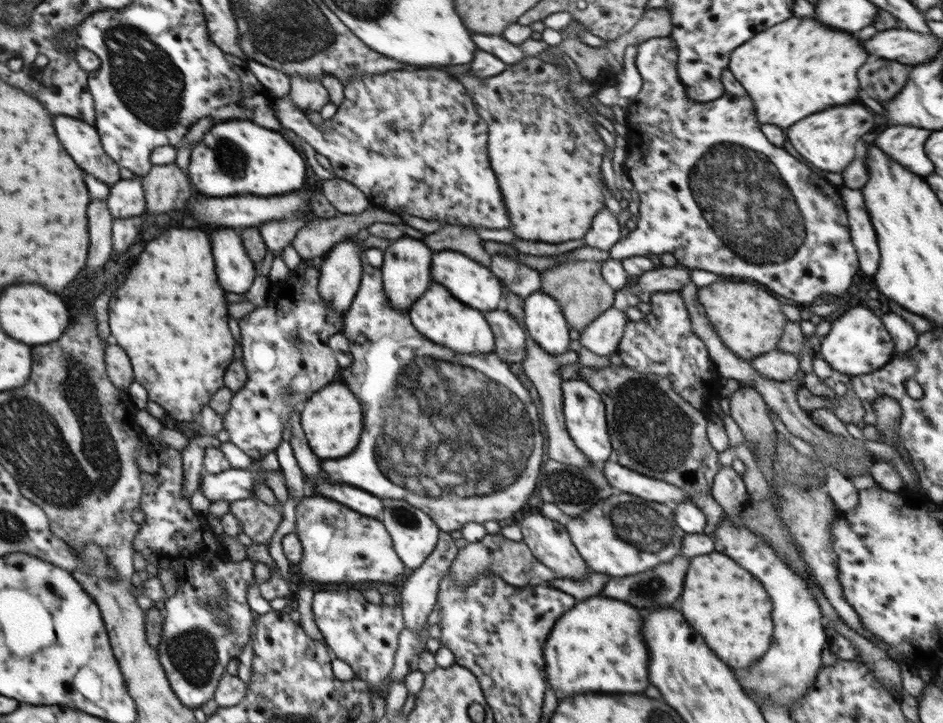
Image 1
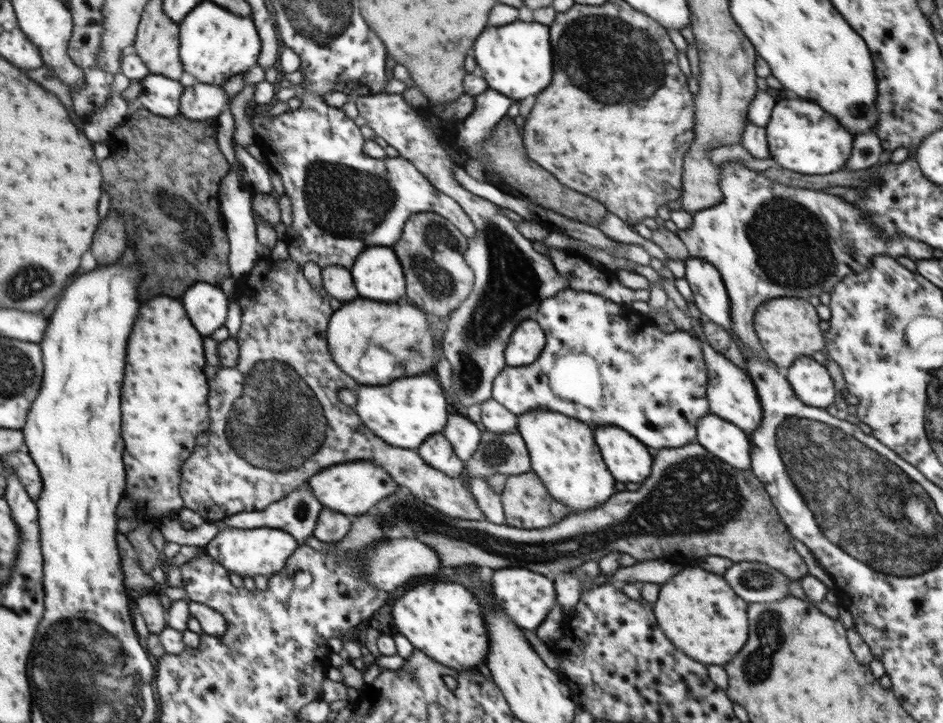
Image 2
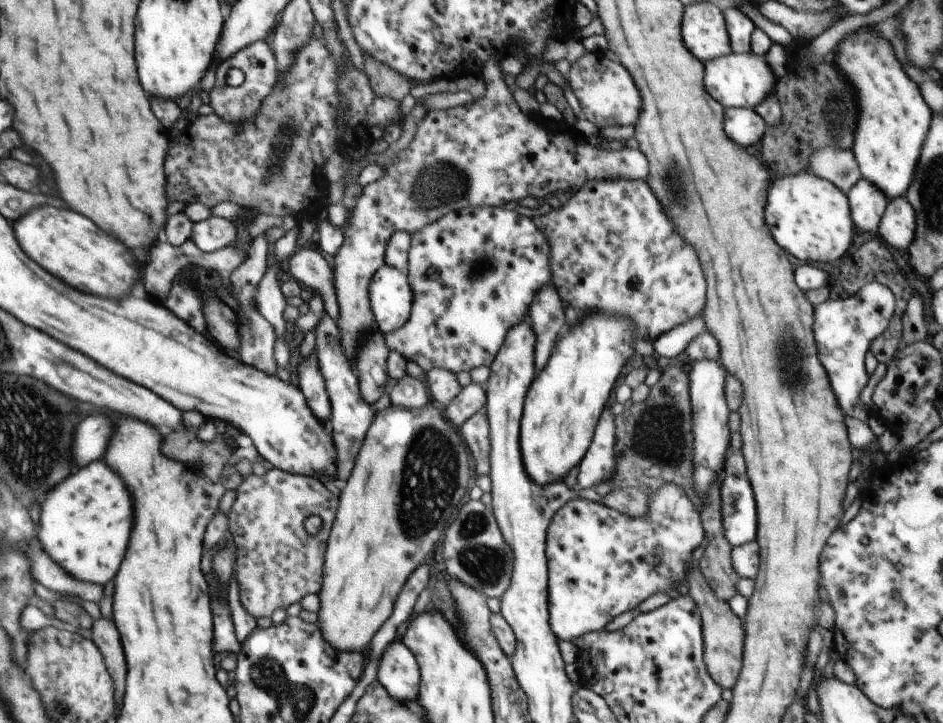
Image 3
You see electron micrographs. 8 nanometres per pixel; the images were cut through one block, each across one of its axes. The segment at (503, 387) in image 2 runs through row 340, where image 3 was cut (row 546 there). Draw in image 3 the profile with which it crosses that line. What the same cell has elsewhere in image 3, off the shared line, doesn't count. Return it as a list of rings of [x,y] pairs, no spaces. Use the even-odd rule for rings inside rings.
[[[664,484],[648,497],[648,516],[630,518],[599,503],[584,498],[570,500],[550,522],[546,532],[545,556],[548,566],[547,592],[549,624],[558,640],[576,640],[590,632],[605,629],[614,618],[636,609],[646,598],[658,592],[676,593],[676,582],[684,583],[692,552],[704,540],[700,511],[694,508],[686,492],[676,484]]]

